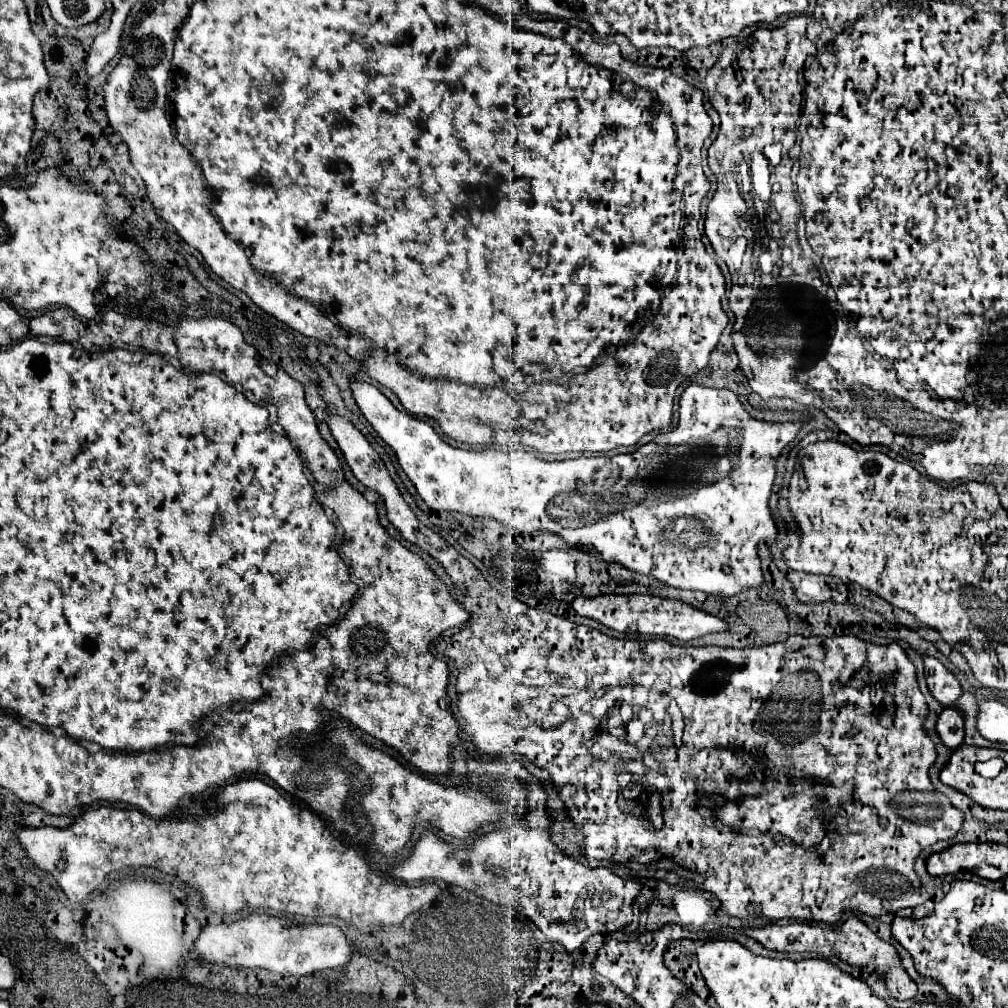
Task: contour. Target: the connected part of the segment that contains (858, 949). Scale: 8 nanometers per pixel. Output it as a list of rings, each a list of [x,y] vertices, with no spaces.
[[[850,916],[842,926],[838,928],[818,928],[818,926],[810,926],[810,924],[788,924],[788,926],[766,926],[766,928],[748,928],[748,936],[758,940],[764,948],[771,951],[782,953],[792,952],[808,952],[824,956],[824,958],[838,958],[844,960],[850,966],[856,966],[860,970],[872,970],[872,968],[882,968],[882,976],[884,976],[884,984],[890,992],[892,998],[896,1000],[910,1000],[916,996],[916,984],[912,982],[912,978],[906,974],[900,954],[896,952],[896,948],[884,940],[880,940],[860,918]]]

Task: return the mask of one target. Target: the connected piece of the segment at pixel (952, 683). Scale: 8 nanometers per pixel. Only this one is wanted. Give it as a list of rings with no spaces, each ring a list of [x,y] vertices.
[[[934,656],[924,658],[924,670],[926,670],[926,682],[932,692],[932,696],[942,706],[952,706],[962,696],[962,684],[958,678]]]

